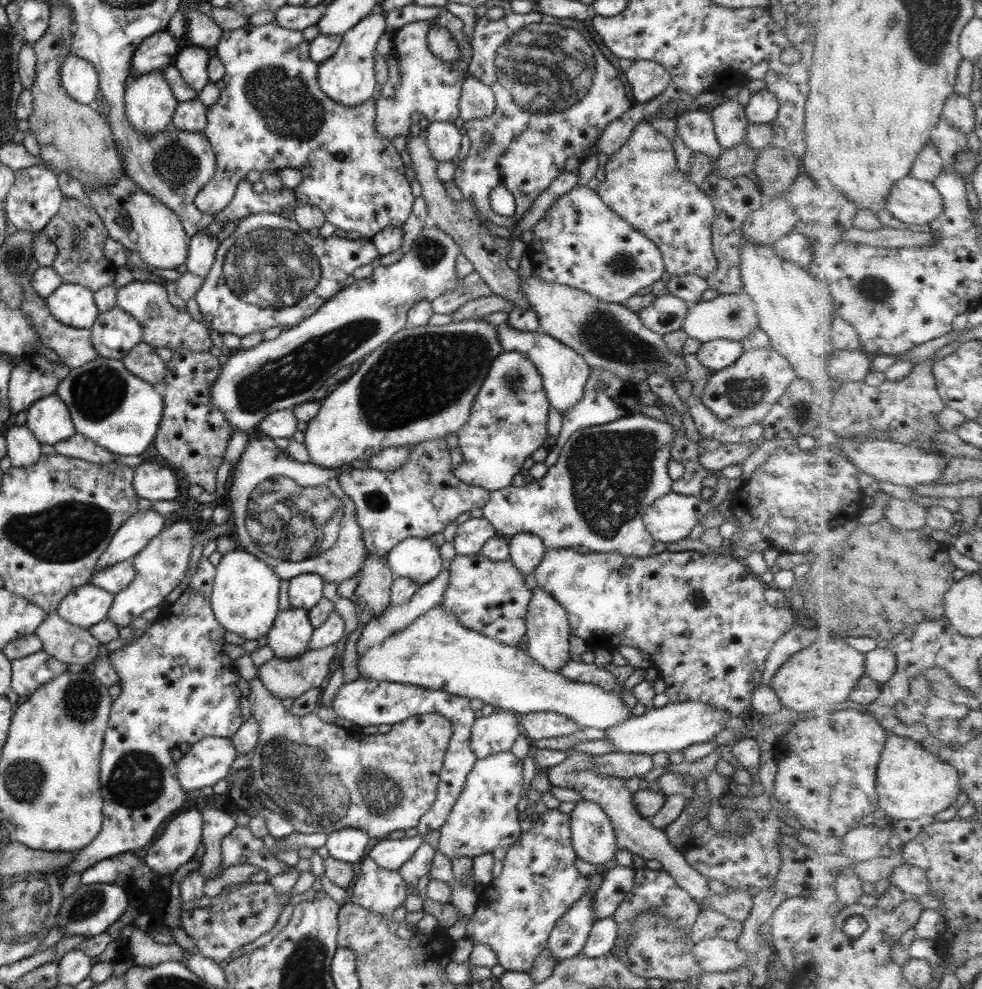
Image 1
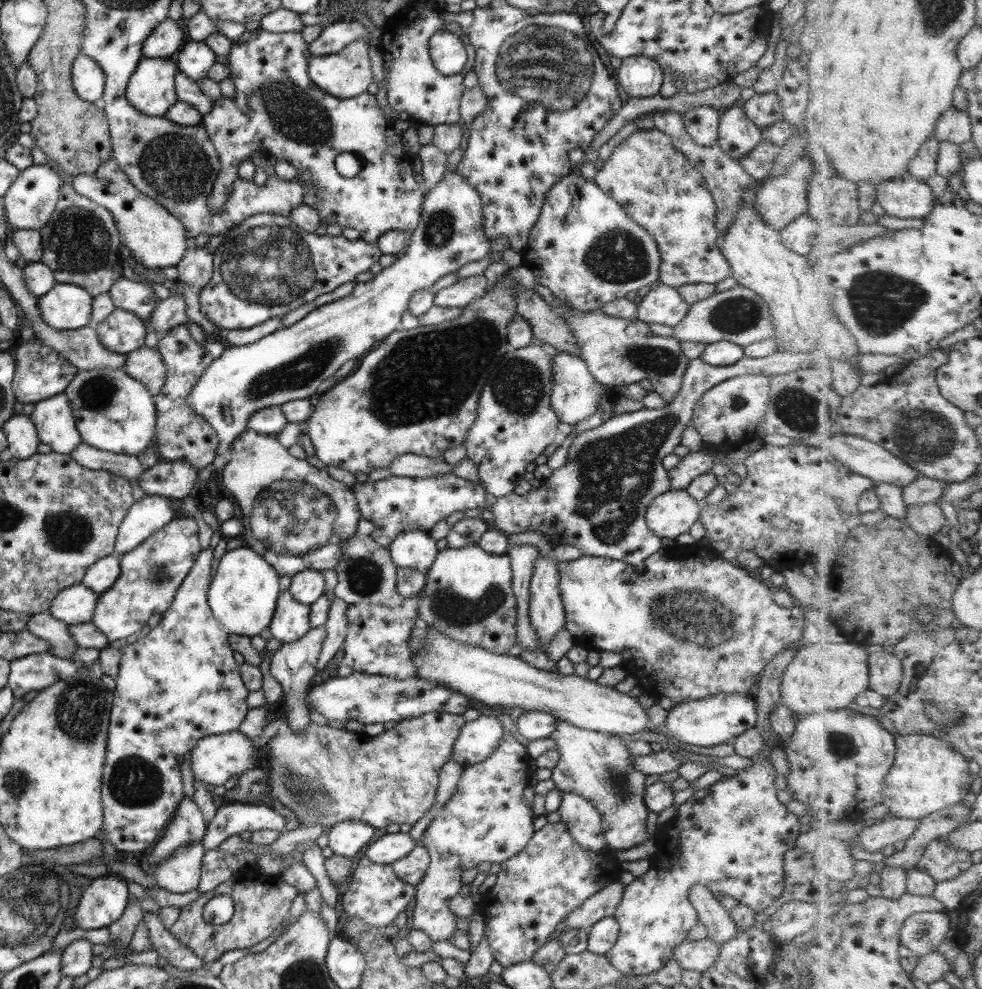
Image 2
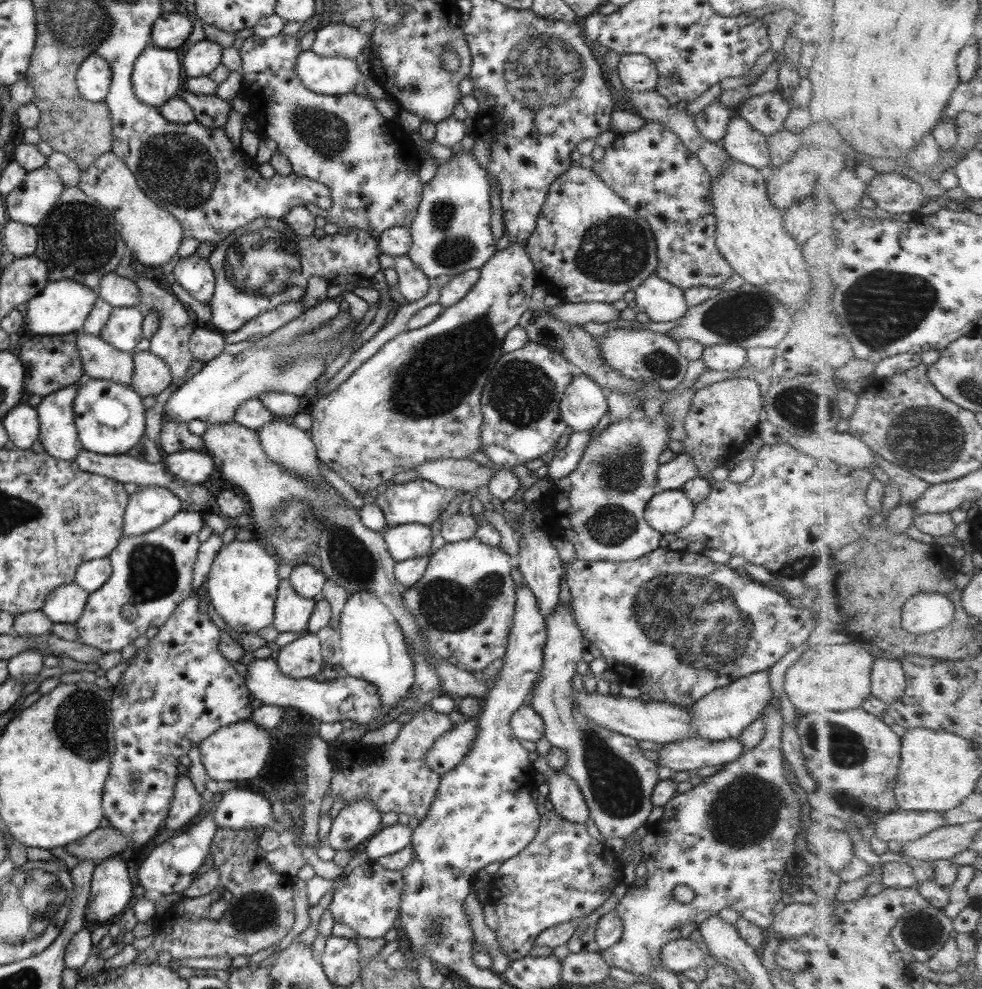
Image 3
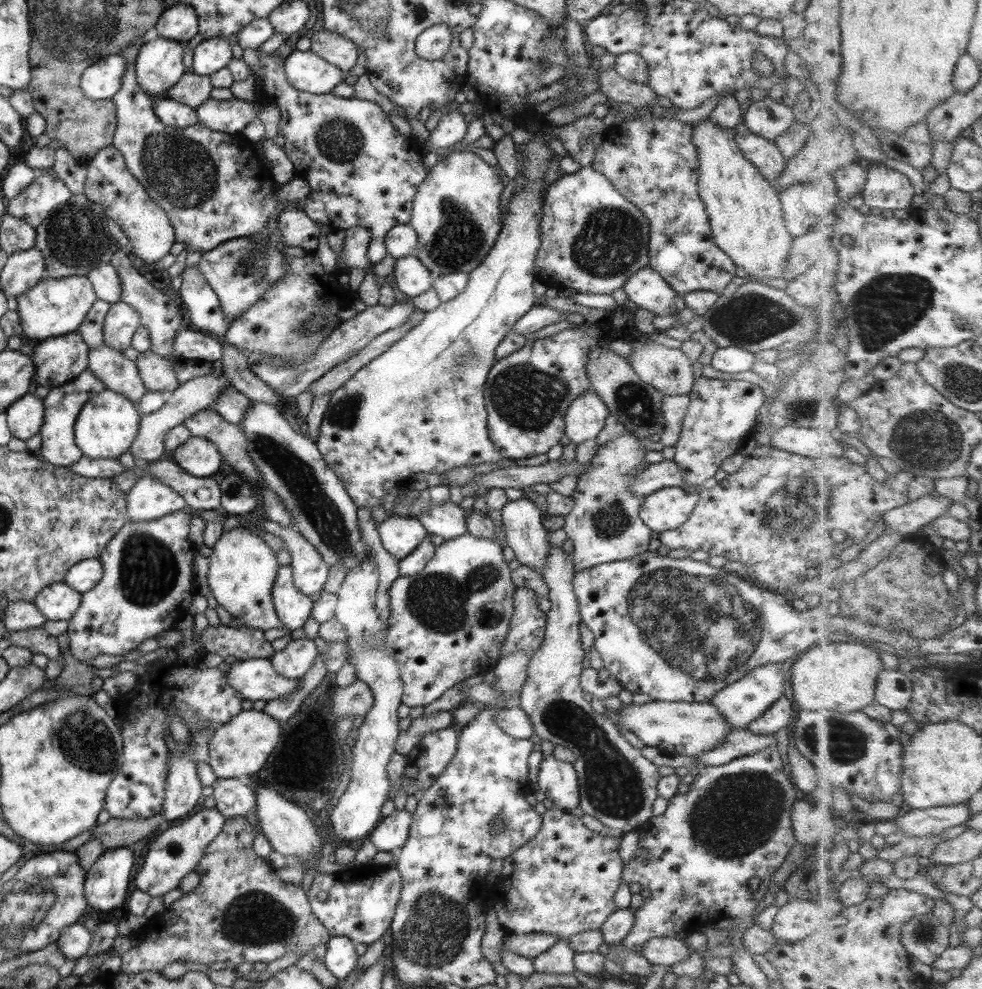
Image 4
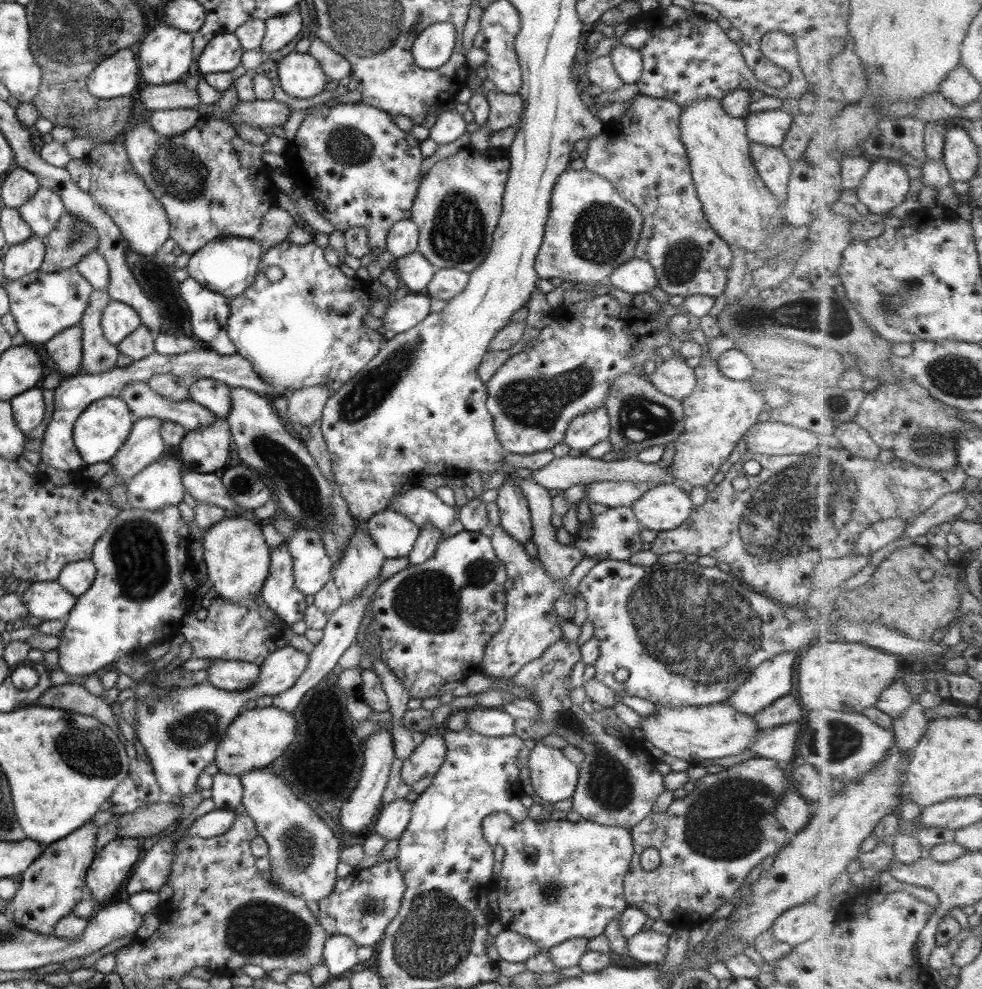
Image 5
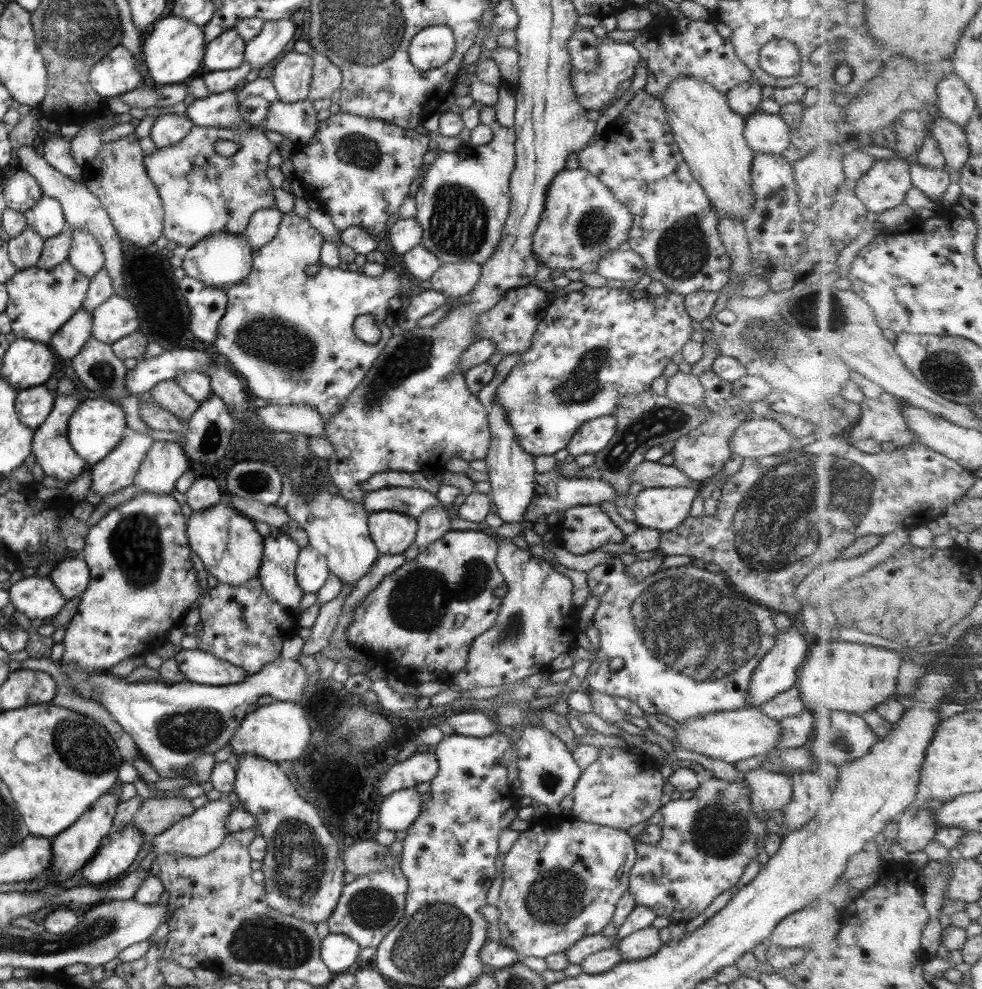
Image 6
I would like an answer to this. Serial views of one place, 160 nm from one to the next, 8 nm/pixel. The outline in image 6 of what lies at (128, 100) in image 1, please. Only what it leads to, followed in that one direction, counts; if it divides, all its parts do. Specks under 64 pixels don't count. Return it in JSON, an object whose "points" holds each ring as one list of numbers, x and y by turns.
{"points":[[169,14,155,21,152,30,147,32,143,38,143,62,145,62,149,78,153,80,155,85,186,82,189,78,194,78,196,73,202,71,201,64,206,44,202,27]]}

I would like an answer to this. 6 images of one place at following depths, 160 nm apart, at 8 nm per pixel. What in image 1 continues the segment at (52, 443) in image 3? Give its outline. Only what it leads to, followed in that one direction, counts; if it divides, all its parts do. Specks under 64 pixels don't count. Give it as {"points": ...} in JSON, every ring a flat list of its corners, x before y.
{"points":[[56,394,41,397,30,404,24,425,40,445,51,446,76,433,65,403]]}

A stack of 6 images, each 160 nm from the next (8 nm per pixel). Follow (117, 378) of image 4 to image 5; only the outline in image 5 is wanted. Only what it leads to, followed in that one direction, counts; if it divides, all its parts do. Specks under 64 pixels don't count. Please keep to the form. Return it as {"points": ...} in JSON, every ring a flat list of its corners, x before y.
{"points":[[130,382,119,398,127,405,133,421,141,418,157,418,183,427,185,431,204,427,215,420,215,416,200,404,189,399,173,402,153,392,146,382]]}

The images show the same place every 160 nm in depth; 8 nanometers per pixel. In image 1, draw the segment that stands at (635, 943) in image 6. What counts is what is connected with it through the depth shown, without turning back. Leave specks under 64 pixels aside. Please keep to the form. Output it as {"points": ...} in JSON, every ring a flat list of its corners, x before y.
{"points":[[713,937,696,942,690,950,703,973,727,973,741,966,750,954,739,950,734,941]]}

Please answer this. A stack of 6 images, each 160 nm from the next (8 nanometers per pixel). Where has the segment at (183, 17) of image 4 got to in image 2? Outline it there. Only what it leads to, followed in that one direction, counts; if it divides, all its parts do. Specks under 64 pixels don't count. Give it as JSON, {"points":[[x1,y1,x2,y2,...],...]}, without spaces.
{"points":[[167,17,152,29,149,36,145,37,141,54,147,58,172,59,183,44,183,32,180,25]]}

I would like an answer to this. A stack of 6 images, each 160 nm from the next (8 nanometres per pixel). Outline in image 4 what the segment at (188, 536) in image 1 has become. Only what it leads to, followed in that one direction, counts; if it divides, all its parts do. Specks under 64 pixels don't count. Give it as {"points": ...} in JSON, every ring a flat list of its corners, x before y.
{"points":[[186,509,170,512,155,520,127,519,107,541,98,554,103,569,101,580,80,596,79,607,67,622,65,634,73,659,85,663,99,655,125,655,128,651,135,651,143,640,156,639,161,632,174,630,177,621,187,616,189,603,196,593,191,571,196,548,187,537,189,515,190,511]]}

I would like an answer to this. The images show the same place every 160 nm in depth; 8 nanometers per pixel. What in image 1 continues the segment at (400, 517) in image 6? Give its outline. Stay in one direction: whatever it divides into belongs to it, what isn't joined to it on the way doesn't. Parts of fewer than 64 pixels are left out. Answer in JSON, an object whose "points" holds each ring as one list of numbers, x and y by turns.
{"points":[[407,537,398,542,385,556,394,576,409,577,418,585,433,580,442,569,438,547,429,539]]}

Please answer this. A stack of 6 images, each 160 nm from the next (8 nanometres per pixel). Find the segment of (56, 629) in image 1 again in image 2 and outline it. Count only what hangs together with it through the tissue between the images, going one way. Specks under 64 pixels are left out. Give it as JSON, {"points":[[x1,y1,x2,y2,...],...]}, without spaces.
{"points":[[48,612,30,615,24,630,47,642,51,647,52,655,56,658,75,662,73,654,77,650,77,645,69,637,67,626]]}

